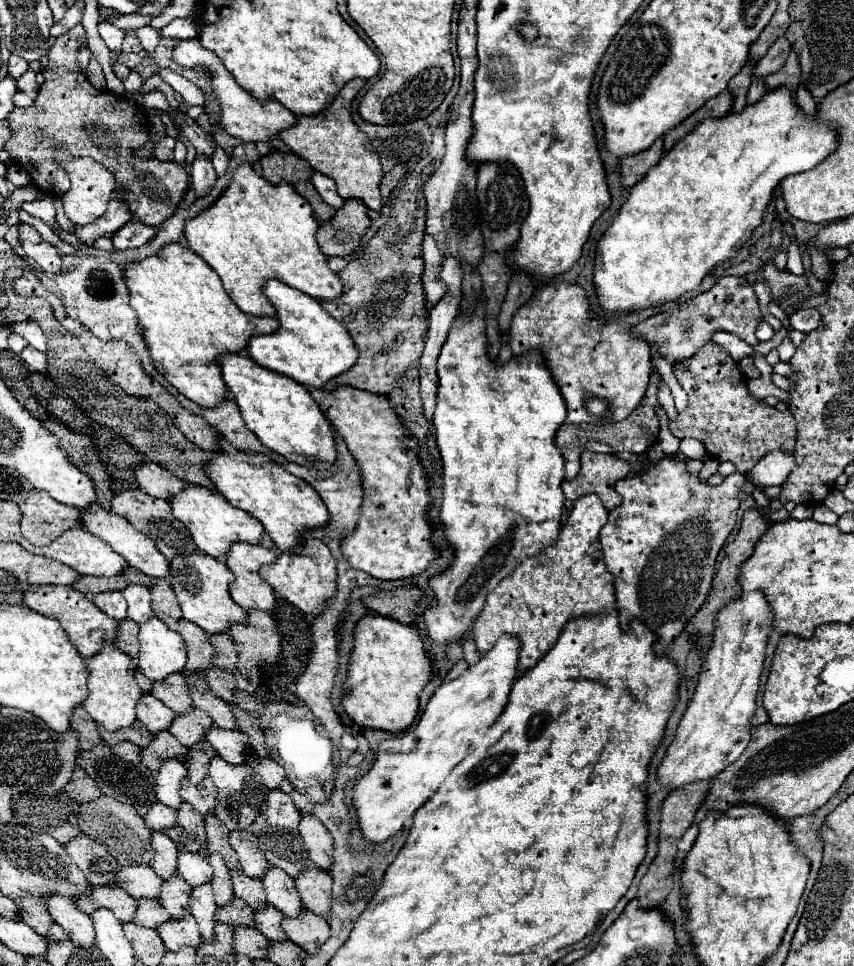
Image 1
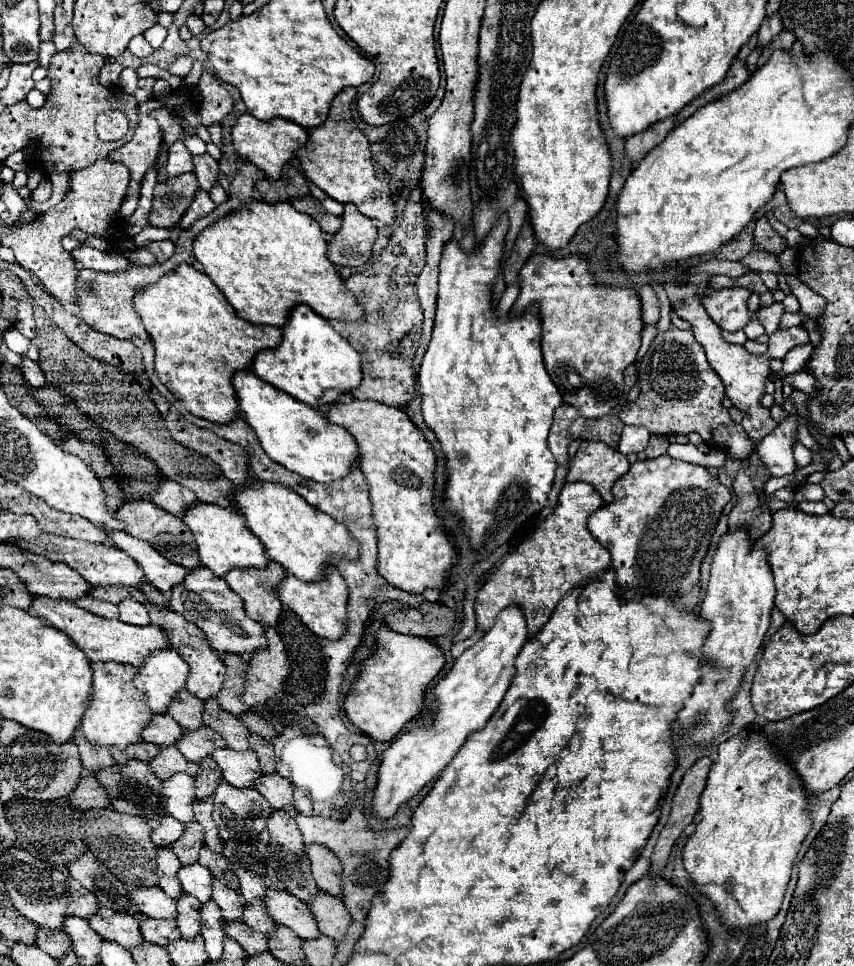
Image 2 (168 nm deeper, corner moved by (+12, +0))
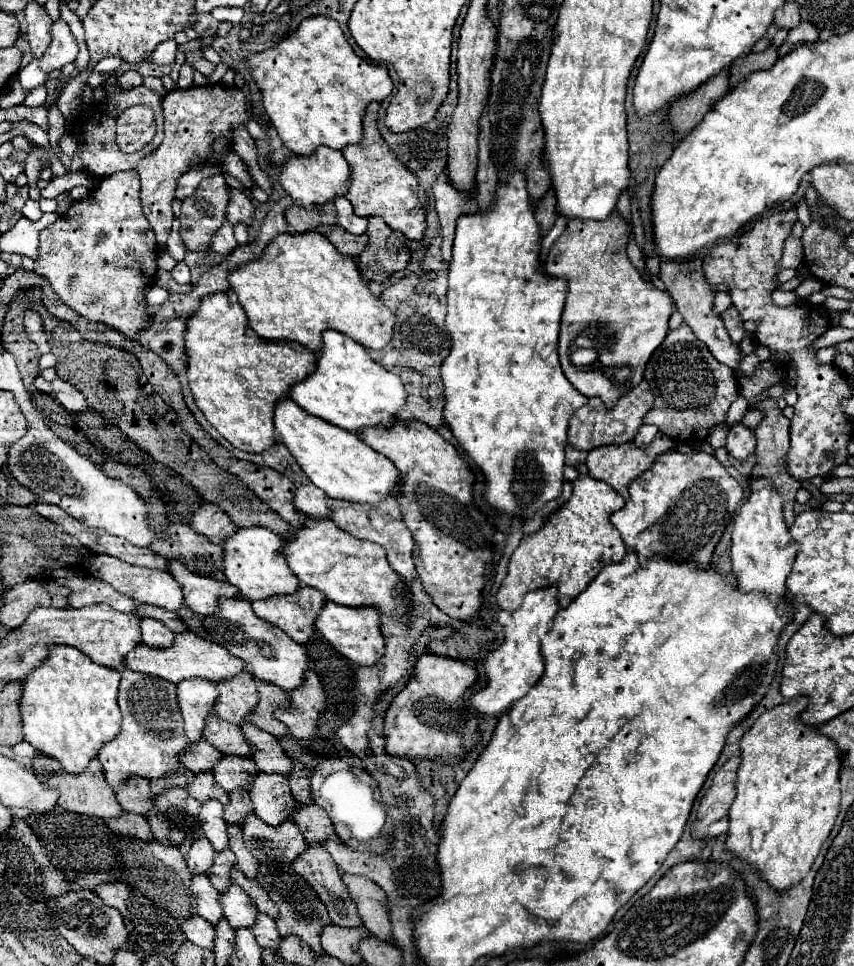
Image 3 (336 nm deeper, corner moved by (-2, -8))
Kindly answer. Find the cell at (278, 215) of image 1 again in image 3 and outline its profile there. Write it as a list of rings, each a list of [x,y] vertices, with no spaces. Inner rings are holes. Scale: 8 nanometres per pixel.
[[[309,231],[303,235],[283,233],[283,235],[275,237],[275,241],[271,245],[267,245],[263,257],[259,261],[251,261],[251,263],[243,265],[241,269],[233,271],[229,275],[229,283],[249,317],[251,329],[263,339],[297,341],[303,347],[311,349],[313,353],[319,353],[323,349],[321,335],[327,329],[345,333],[367,349],[383,349],[391,341],[395,313],[389,311],[381,299],[371,295],[369,287],[361,279],[361,273],[359,273],[353,257],[343,257],[331,245],[331,241],[327,241],[317,231]]]

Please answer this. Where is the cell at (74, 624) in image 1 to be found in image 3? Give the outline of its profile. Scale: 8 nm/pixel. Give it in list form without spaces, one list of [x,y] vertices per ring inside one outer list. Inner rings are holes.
[[[179,633],[175,637],[175,643],[171,649],[151,649],[149,645],[139,645],[139,649],[133,649],[127,655],[127,669],[149,673],[149,675],[173,681],[173,683],[181,683],[181,681],[193,679],[193,677],[201,677],[201,679],[219,683],[219,681],[229,681],[229,679],[237,677],[239,673],[243,673],[247,669],[247,665],[239,657],[233,657],[225,647],[221,647],[213,641],[207,641],[193,633]]]

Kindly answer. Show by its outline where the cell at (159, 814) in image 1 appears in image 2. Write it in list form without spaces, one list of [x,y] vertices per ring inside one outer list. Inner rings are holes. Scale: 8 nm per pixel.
[[[165,815],[159,819],[159,825],[151,831],[151,841],[157,845],[157,847],[165,847],[165,845],[171,845],[173,841],[177,841],[177,837],[181,837],[183,833],[183,825],[173,819],[171,815]]]

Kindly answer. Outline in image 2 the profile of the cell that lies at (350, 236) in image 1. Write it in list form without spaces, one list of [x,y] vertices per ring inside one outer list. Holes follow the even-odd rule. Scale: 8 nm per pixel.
[[[353,203],[345,205],[341,219],[341,229],[327,243],[327,259],[335,265],[359,267],[371,255],[377,227],[369,217],[361,215]]]

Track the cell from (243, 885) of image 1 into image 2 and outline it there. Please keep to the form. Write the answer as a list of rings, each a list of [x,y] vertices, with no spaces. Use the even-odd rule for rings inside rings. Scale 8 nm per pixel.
[[[255,899],[253,903],[247,903],[243,907],[243,915],[241,921],[247,923],[251,929],[257,929],[265,935],[269,935],[269,929],[273,929],[273,919],[269,917],[269,913],[265,911],[265,903],[261,899]]]

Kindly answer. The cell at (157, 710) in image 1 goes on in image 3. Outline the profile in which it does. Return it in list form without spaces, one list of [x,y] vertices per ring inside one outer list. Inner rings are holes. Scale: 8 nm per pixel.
[[[199,741],[199,745],[191,745],[187,753],[183,753],[183,765],[193,773],[213,771],[215,765],[221,761],[223,753],[217,751],[209,741]]]

